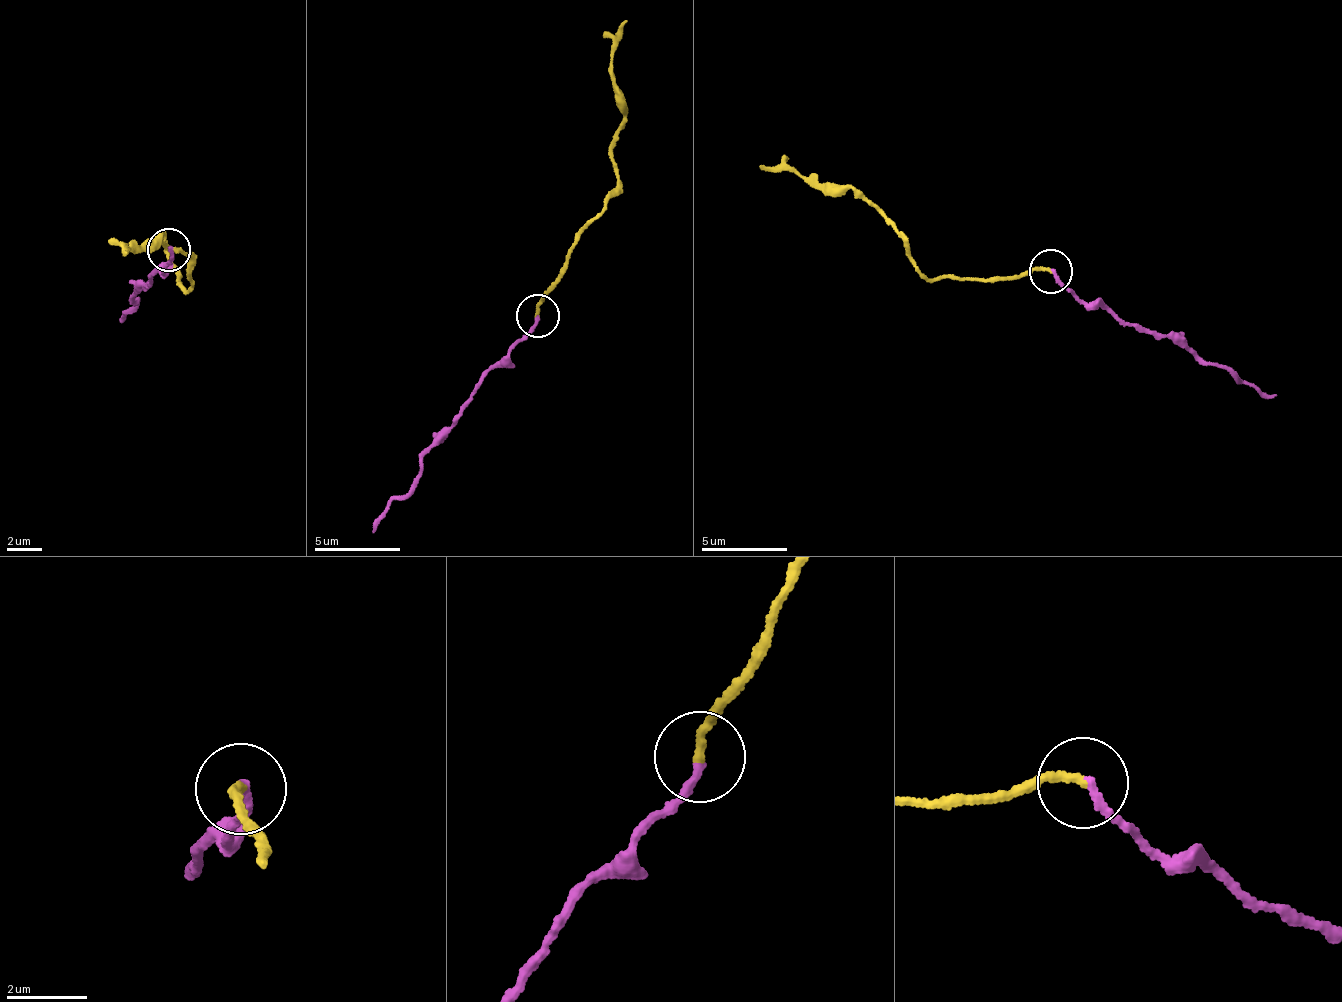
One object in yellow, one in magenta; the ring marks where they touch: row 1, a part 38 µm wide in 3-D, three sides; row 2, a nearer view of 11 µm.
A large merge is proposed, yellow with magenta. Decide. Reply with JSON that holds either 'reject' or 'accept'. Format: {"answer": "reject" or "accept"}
{"answer": "accept"}

